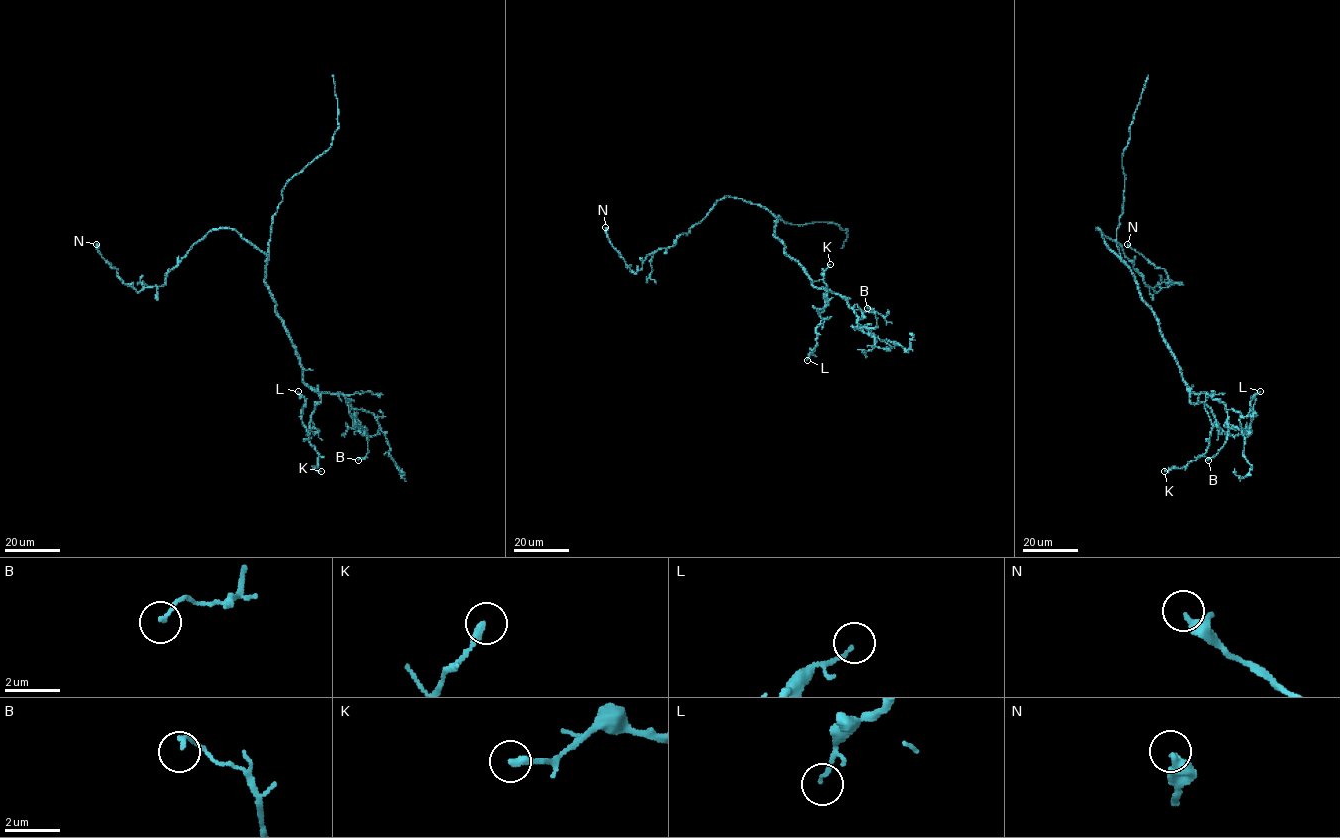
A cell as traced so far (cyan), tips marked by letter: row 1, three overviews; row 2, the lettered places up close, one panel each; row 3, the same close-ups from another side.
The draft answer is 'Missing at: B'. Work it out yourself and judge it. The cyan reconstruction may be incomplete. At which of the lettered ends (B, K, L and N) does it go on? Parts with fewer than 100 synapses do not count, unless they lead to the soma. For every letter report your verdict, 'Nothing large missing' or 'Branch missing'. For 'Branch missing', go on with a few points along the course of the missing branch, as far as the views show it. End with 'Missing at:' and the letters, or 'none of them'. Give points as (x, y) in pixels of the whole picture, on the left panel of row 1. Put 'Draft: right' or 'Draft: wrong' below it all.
B: Nothing large missing
K: Nothing large missing
L: Nothing large missing
N: Nothing large missing
Missing at: none of them
Draft: wrong

